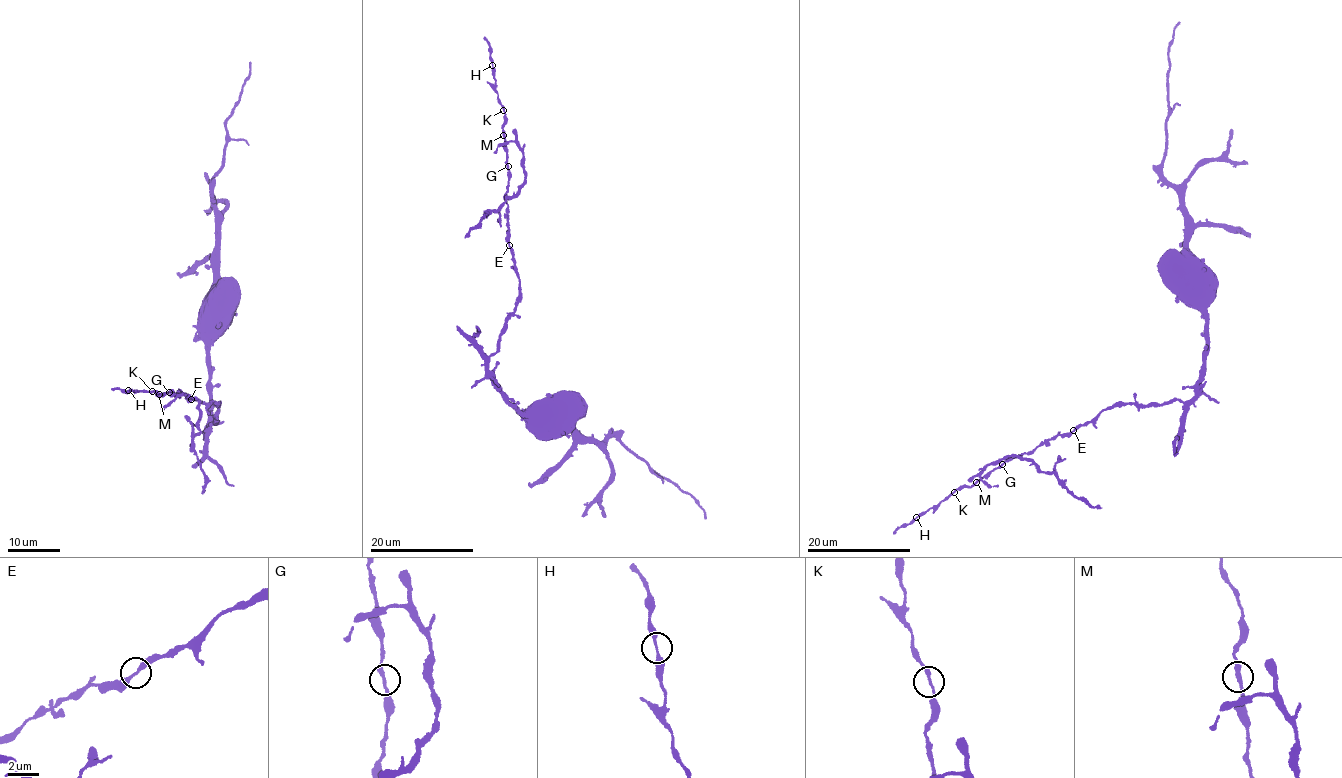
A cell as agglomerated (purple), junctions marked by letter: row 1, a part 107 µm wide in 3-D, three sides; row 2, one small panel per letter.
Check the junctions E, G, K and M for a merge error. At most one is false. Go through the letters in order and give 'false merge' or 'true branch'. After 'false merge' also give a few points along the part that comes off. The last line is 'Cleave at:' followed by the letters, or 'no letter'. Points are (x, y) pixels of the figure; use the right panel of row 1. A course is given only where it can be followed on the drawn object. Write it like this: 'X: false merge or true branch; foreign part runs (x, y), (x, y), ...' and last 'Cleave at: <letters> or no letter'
E: true branch
G: true branch
K: true branch
M: true branch
Cleave at: no letter

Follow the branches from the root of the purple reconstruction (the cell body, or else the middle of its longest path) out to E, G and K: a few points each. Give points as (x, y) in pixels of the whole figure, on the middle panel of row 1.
E: (546, 426), (552, 421), (545, 415), (525, 414), (507, 400), (486, 371), (519, 293), (519, 277), (509, 245)
G: (546, 426), (552, 421), (545, 415), (525, 414), (507, 400), (486, 371), (519, 293), (508, 242), (508, 166)
K: (546, 426), (552, 421), (545, 415), (525, 414), (486, 371), (519, 293), (508, 242), (503, 110)

